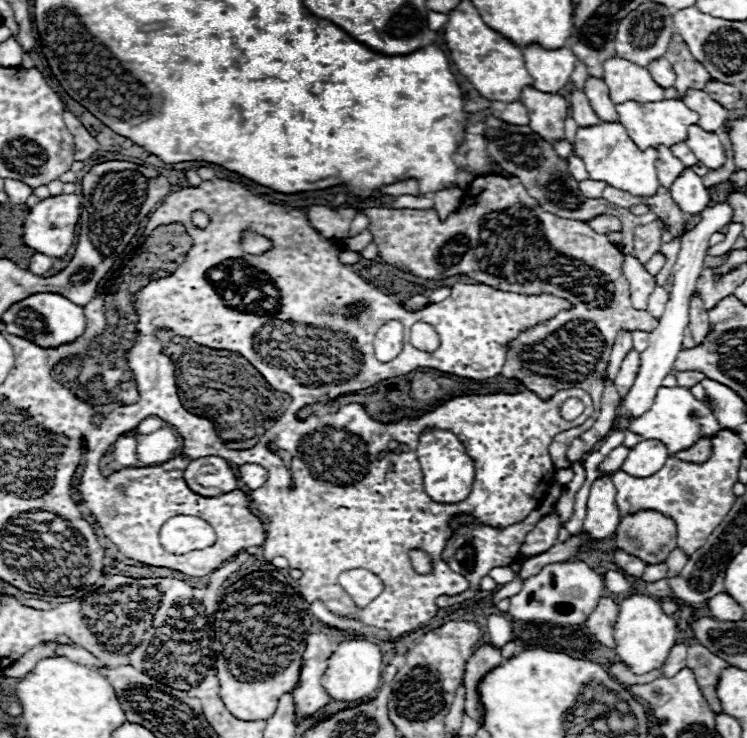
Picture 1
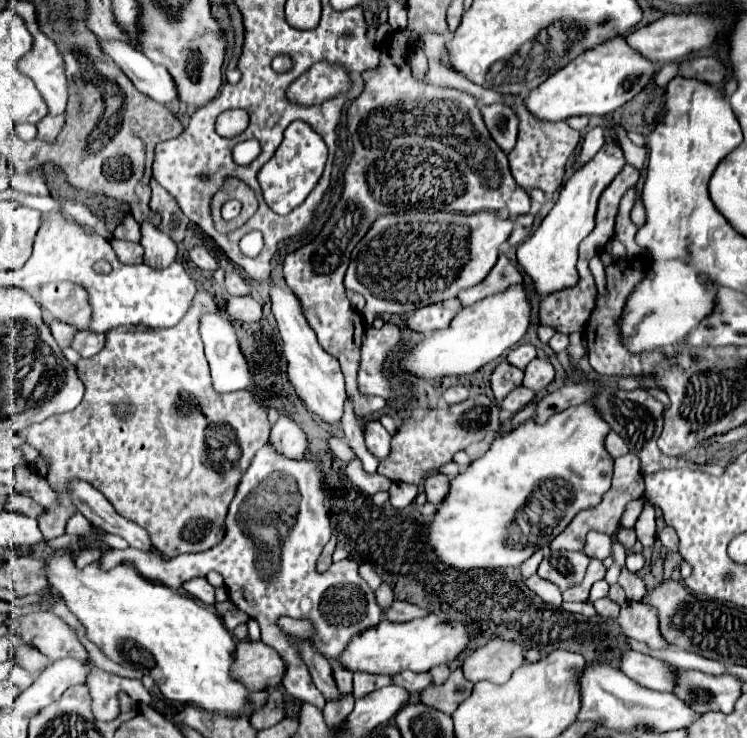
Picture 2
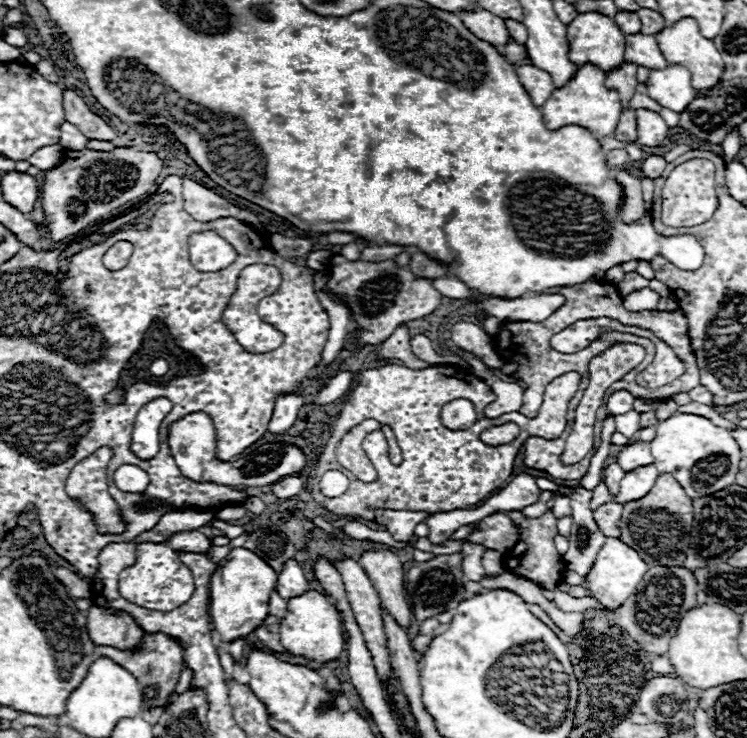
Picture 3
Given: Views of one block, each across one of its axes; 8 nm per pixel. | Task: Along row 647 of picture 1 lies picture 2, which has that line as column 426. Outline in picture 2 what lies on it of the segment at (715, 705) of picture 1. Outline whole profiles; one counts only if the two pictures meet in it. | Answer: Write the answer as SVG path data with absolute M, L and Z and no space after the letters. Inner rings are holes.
M458 666L450 678L446 680L446 684L442 686L430 686L422 692L422 702L432 706L432 708L438 708L446 714L452 714L470 694L472 694L472 682L464 678L462 674L462 668Z

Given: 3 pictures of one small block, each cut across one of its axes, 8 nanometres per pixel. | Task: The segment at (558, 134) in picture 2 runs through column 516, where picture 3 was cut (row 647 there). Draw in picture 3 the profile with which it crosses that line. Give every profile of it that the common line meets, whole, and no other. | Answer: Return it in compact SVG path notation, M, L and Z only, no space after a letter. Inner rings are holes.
M144 632L144 636L142 636L142 650L138 650L138 652L118 650L118 648L112 648L112 646L104 646L104 648L96 648L96 654L98 656L112 656L112 660L124 664L124 668L128 668L140 680L142 688L156 686L158 698L150 700L152 706L162 706L166 702L166 698L174 692L176 682L180 678L182 664L184 664L184 648L182 648L180 640L176 640L172 636L166 636L162 632L156 632L156 634Z

